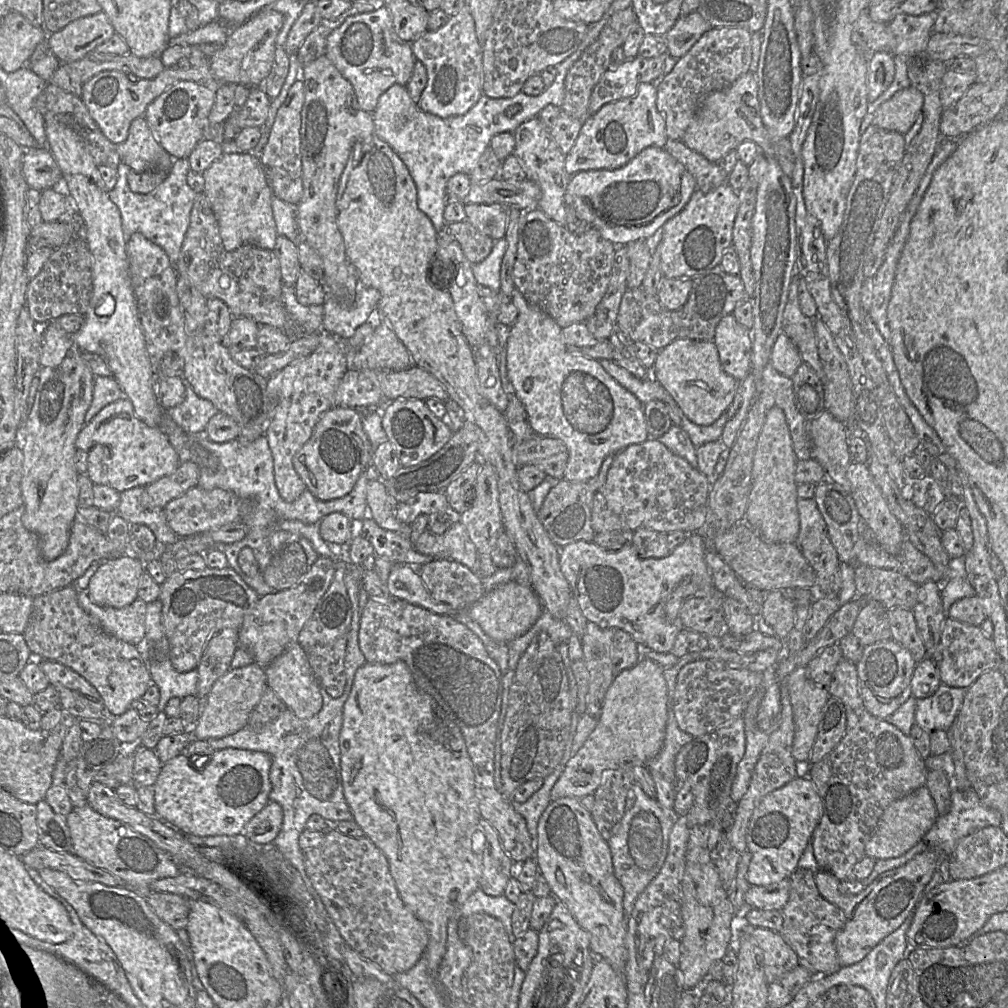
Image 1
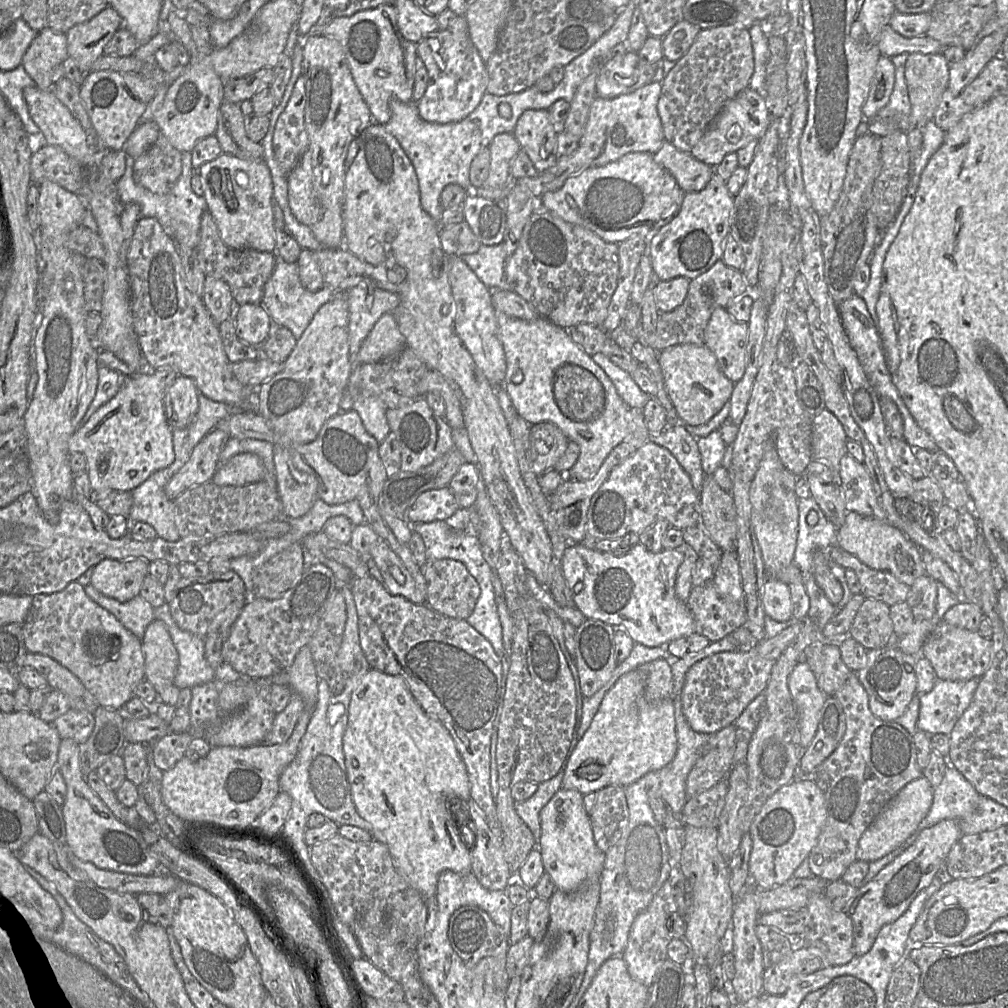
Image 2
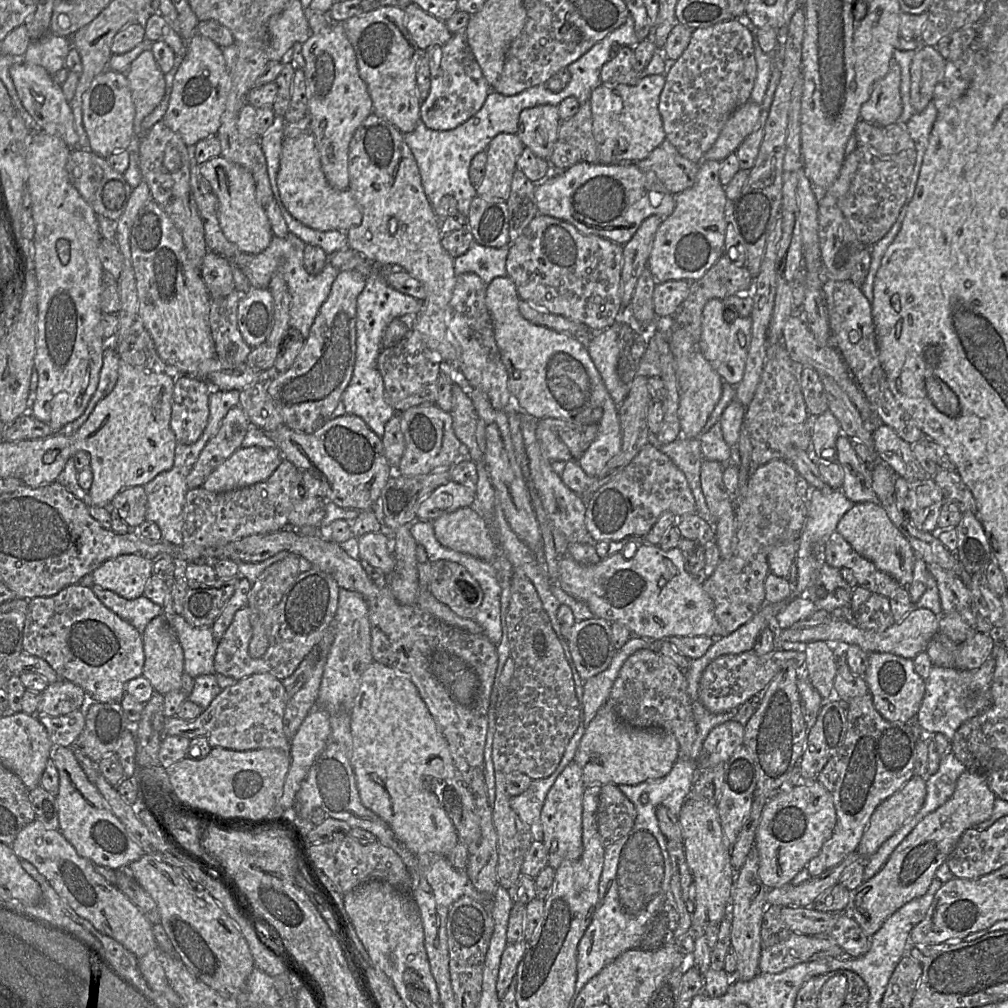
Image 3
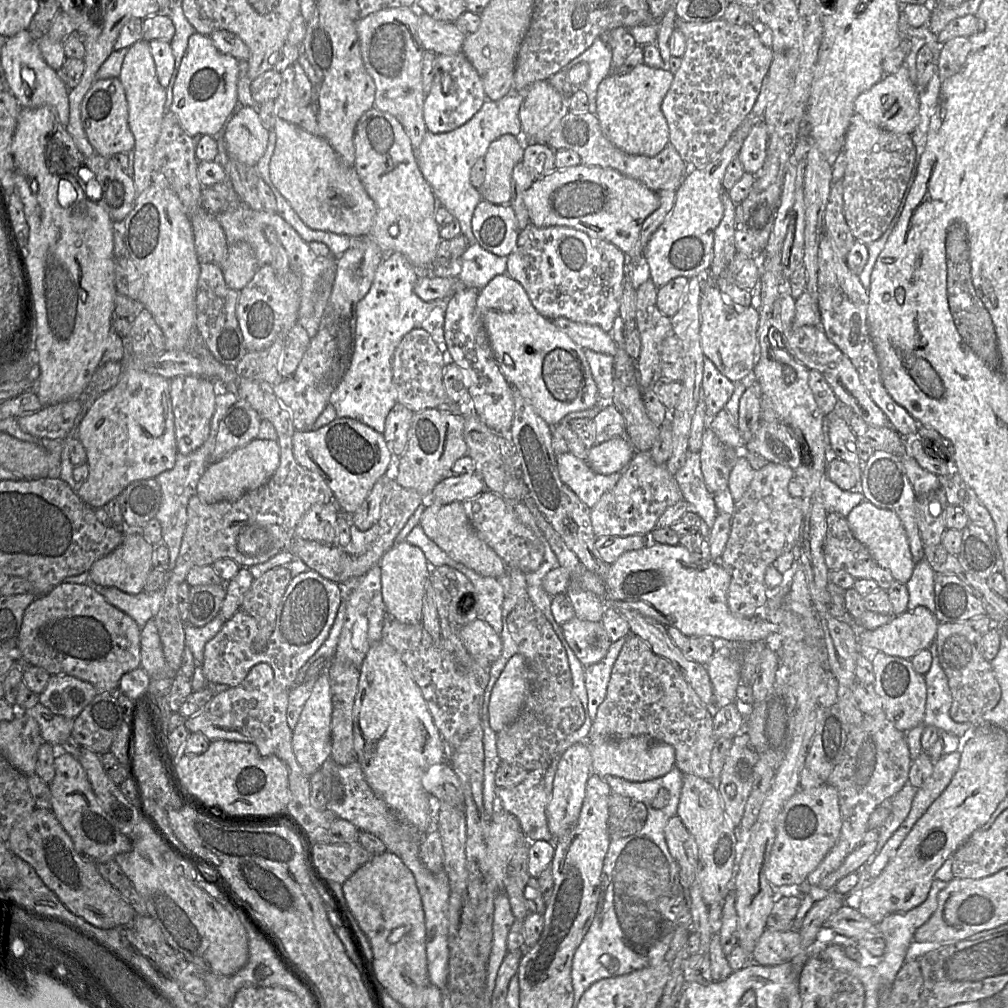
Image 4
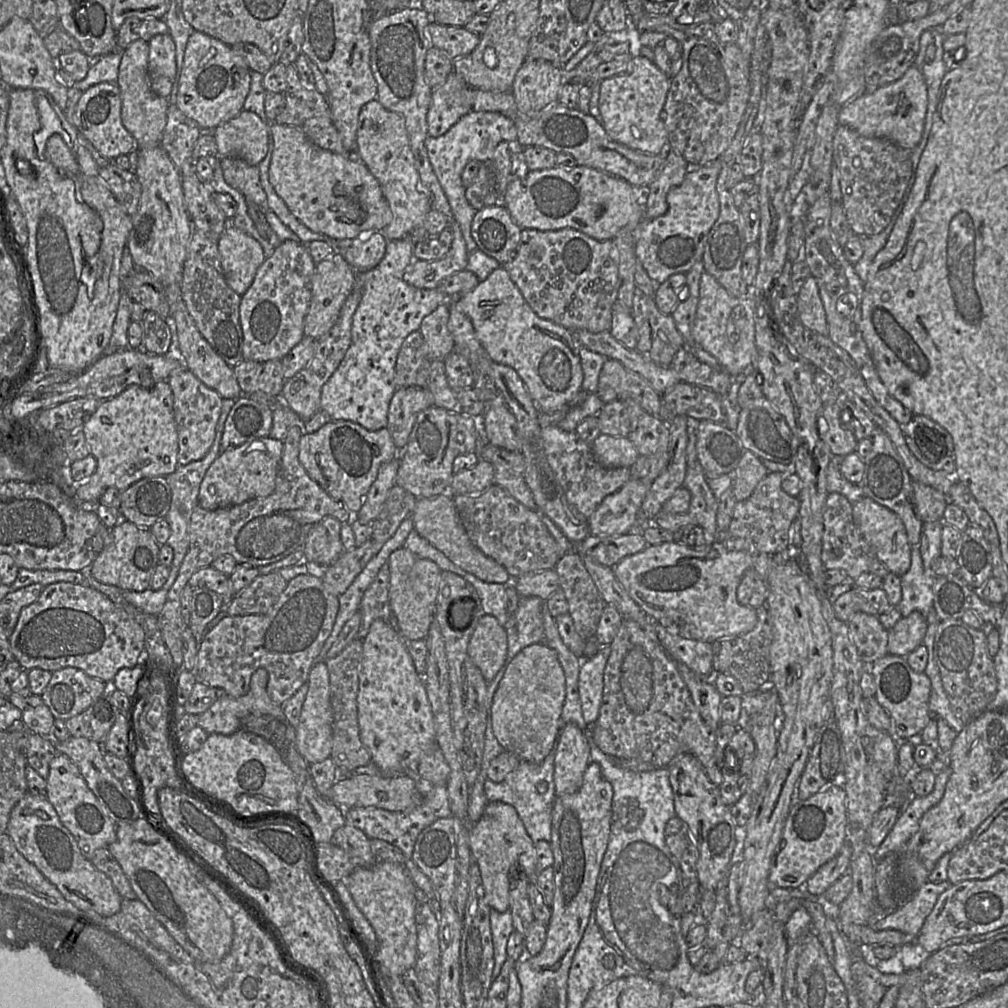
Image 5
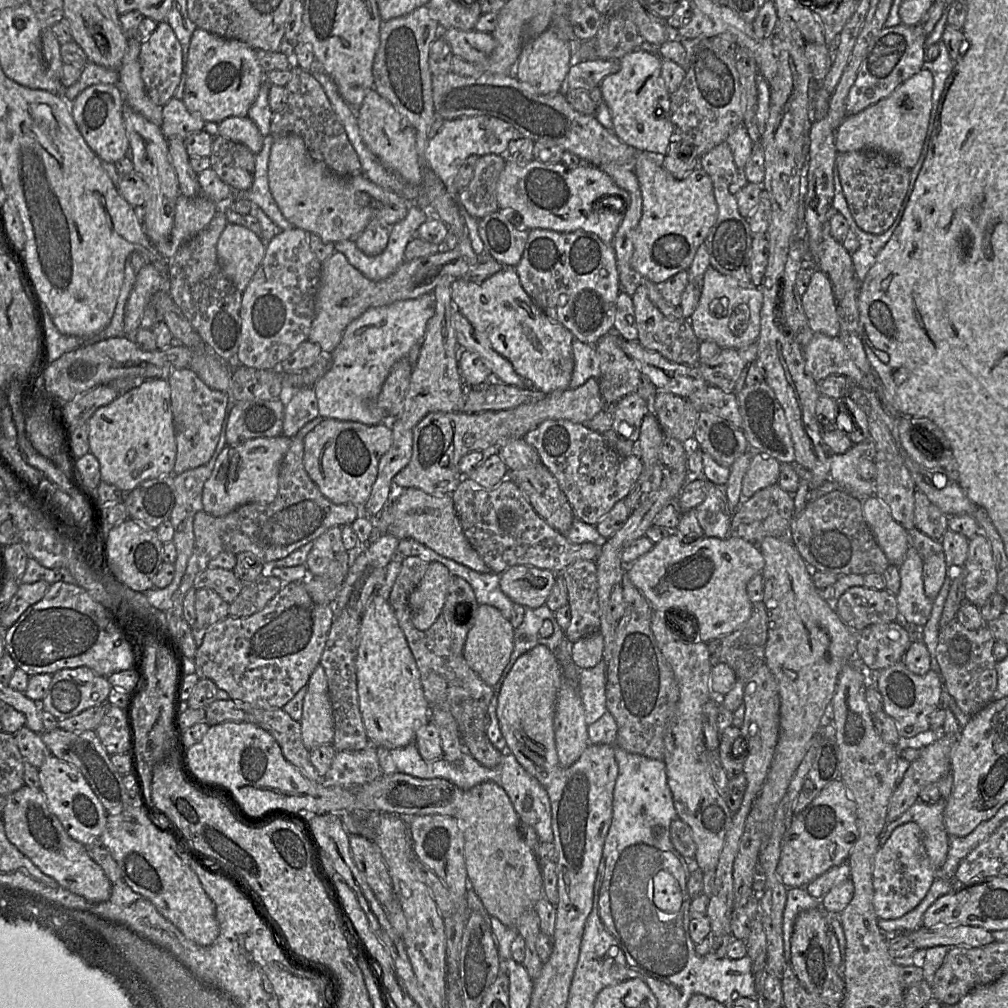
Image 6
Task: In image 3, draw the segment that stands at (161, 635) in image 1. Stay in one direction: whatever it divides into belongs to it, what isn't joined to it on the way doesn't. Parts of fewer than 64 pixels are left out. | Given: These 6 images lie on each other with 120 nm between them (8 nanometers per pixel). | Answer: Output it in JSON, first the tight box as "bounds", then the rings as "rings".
{"bounds":[171,614,218,678],"rings":[[[174,614],[171,628],[175,632],[184,653],[184,672],[192,678],[216,674],[214,657],[218,643],[211,627],[194,627],[182,615]]]}

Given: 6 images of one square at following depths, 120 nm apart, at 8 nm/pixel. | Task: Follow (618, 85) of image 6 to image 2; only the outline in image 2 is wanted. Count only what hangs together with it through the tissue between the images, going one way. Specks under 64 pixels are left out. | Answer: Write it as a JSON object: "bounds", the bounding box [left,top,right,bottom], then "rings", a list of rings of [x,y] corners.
{"bounds":[473,82,665,200],"rings":[[[651,82],[636,91],[612,99],[596,97],[590,107],[588,120],[577,149],[558,158],[557,164],[538,176],[510,180],[501,188],[484,188],[473,190],[476,195],[490,200],[505,200],[512,183],[528,188],[539,199],[544,193],[560,189],[565,181],[584,170],[600,167],[615,162],[628,153],[647,152],[656,154],[665,142],[663,126],[658,113],[658,102],[662,83]]]}

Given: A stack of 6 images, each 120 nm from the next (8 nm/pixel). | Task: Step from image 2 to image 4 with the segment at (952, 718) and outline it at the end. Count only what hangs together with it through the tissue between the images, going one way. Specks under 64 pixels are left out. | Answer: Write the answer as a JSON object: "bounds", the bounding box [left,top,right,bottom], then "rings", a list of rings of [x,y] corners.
{"bounds":[923,640,976,744],"rings":[[[936,640],[933,641],[928,650],[932,655],[932,663],[929,671],[924,676],[927,699],[923,724],[925,726],[935,726],[941,732],[955,735],[964,744],[976,727],[968,722],[957,723],[952,720],[950,716],[952,695],[947,676],[939,663]]]}

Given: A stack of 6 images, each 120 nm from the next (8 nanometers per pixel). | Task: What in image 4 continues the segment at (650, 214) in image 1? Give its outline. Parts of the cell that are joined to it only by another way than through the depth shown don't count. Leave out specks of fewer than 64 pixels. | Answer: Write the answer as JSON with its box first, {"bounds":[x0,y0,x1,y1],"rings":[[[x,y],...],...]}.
{"bounds":[523,164,660,270],"rings":[[[579,164],[577,166],[567,167],[565,169],[554,169],[551,173],[540,179],[533,181],[532,185],[523,193],[523,201],[529,213],[530,224],[539,228],[551,226],[566,226],[586,233],[592,239],[604,240],[618,247],[628,258],[628,270],[630,266],[642,266],[642,248],[640,244],[641,227],[645,219],[658,209],[660,199],[658,192],[650,190],[644,183],[621,174],[611,168],[602,168],[598,166],[586,166]]]}

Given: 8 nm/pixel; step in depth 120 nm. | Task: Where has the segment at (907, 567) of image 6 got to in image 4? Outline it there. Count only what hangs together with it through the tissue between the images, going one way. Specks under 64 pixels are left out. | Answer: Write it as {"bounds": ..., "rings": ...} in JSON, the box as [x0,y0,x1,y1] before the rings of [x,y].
{"bounds":[905,558,936,614],"rings":[[[925,558],[915,564],[913,574],[905,584],[909,594],[907,611],[923,606],[936,614],[934,580],[935,572]]]}

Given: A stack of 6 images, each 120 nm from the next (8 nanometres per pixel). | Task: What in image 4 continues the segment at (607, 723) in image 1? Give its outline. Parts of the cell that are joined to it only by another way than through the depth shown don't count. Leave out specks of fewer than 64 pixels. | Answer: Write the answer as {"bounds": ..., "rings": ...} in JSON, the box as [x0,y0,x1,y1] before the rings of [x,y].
{"bounds":[589,735,675,782],"rings":[[[645,735],[621,740],[594,741],[589,748],[592,756],[592,773],[602,778],[615,776],[631,782],[643,782],[662,777],[675,767],[673,746],[652,740]]]}

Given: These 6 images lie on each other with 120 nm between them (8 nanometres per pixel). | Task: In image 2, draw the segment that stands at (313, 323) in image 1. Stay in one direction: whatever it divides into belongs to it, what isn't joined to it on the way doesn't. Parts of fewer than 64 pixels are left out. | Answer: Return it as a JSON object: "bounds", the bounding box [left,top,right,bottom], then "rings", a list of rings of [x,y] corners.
{"bounds":[261,256,335,339],"rings":[[[278,256],[275,258],[274,270],[264,285],[261,304],[269,314],[274,326],[284,326],[288,328],[293,336],[299,339],[308,327],[315,313],[322,305],[332,299],[335,292],[326,285],[317,292],[306,290],[300,282],[297,262],[287,263]]]}

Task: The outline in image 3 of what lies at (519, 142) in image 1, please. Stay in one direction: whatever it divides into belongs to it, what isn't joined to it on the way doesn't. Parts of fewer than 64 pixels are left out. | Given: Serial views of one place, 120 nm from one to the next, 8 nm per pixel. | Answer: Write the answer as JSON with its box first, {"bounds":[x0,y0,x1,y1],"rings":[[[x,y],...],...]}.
{"bounds":[517,104,561,160],"rings":[[[545,104],[521,111],[517,136],[536,156],[549,160],[561,124],[557,106]]]}

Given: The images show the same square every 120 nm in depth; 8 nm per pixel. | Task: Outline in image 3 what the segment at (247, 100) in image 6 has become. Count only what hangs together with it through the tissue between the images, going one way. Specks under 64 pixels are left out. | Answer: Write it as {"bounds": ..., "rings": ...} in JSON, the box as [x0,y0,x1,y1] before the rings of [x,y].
{"bounds":[163,33,230,146],"rings":[[[196,33],[187,43],[187,54],[174,77],[168,109],[163,123],[178,134],[186,146],[216,136],[229,93],[230,71],[222,48],[211,39]]]}

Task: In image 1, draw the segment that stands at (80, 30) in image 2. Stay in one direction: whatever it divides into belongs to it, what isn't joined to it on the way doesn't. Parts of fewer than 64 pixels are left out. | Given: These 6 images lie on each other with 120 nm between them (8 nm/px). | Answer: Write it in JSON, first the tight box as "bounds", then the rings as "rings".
{"bounds":[46,11,115,63],"rings":[[[101,11],[74,20],[58,32],[49,33],[46,40],[50,51],[61,63],[71,63],[83,59],[115,33],[109,18]]]}

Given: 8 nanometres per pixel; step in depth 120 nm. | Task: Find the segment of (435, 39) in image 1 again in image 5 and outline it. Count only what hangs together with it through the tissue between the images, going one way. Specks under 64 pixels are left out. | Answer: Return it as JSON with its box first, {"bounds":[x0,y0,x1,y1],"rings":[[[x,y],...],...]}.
{"bounds":[427,71,472,138],"rings":[[[454,71],[443,85],[433,88],[427,114],[429,136],[436,138],[445,134],[462,116],[472,111],[472,89]]]}

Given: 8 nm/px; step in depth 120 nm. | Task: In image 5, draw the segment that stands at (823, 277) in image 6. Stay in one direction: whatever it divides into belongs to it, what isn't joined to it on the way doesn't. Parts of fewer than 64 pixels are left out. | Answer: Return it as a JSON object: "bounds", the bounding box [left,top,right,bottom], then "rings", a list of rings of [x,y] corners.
{"bounds":[797,275,828,337],"rings":[[[810,275],[797,295],[798,317],[802,325],[811,331],[828,337],[826,313],[815,278]]]}

